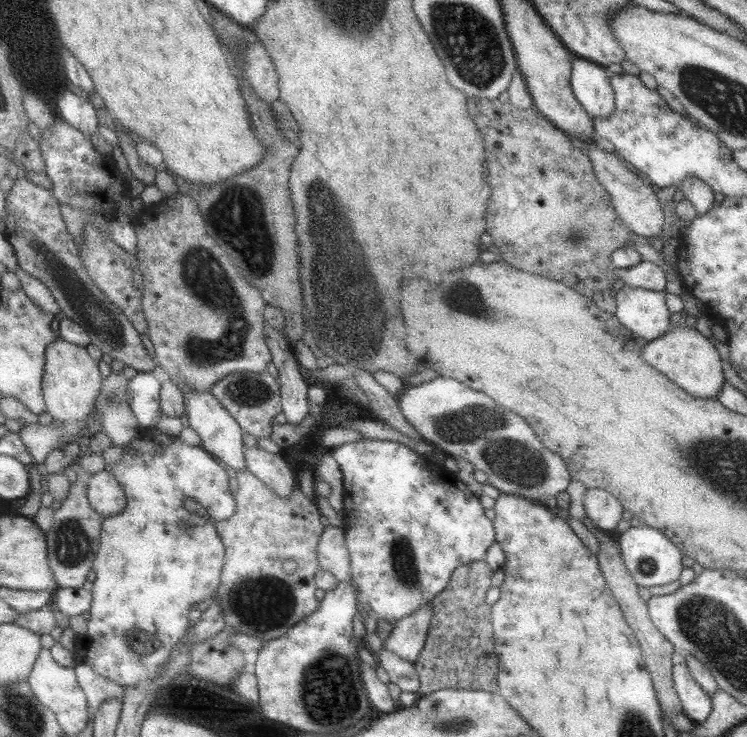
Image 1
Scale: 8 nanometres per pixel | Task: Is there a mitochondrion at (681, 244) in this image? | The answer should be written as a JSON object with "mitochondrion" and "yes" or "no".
{"mitochondrion":"no"}

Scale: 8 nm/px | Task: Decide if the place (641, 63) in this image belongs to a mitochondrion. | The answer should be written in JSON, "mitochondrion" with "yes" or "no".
{"mitochondrion":"no"}

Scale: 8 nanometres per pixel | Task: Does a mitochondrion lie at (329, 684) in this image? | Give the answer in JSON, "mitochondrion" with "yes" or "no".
{"mitochondrion":"yes"}

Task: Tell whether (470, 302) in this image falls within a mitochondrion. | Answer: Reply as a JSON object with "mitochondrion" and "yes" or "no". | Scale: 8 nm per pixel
{"mitochondrion":"yes"}

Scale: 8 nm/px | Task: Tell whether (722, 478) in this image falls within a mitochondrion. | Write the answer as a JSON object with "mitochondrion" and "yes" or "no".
{"mitochondrion":"yes"}

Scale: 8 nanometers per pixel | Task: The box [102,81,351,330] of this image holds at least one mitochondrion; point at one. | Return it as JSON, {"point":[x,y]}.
{"point":[238,222]}

